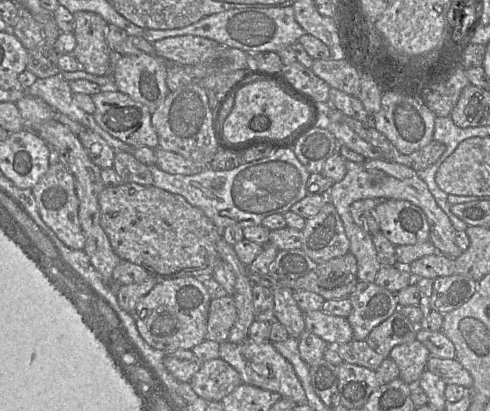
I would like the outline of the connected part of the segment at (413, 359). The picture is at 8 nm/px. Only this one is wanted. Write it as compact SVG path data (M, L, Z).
M417 339L393 347L389 354L399 368L399 378L411 386L417 384L426 370L430 356L428 349Z

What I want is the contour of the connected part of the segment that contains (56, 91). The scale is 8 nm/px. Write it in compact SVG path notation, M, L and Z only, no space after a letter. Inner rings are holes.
M83 69L74 72L60 72L48 78L37 78L27 89L27 93L45 101L56 113L62 113L74 121L79 122L84 128L88 128L102 137L116 152L133 152L133 147L111 136L95 121L94 116L86 113L74 103L74 94L69 82L85 79L94 82L103 88L113 88L109 76L96 76Z

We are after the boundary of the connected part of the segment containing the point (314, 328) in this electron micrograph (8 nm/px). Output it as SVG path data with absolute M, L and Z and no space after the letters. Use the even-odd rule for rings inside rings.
M322 310L304 313L307 330L323 339L328 346L337 346L354 339L352 327L346 317L328 314Z

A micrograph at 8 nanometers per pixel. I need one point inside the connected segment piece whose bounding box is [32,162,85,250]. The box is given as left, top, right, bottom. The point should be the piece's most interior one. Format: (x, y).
(58, 204)

